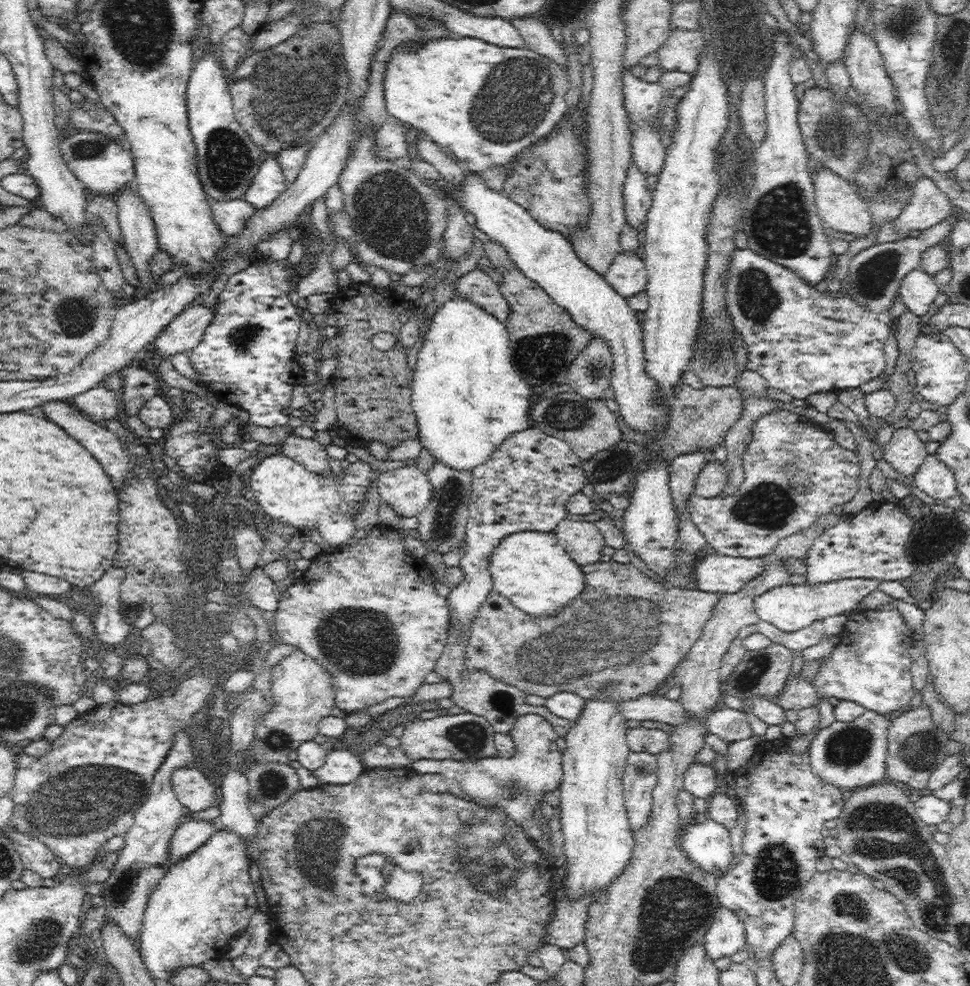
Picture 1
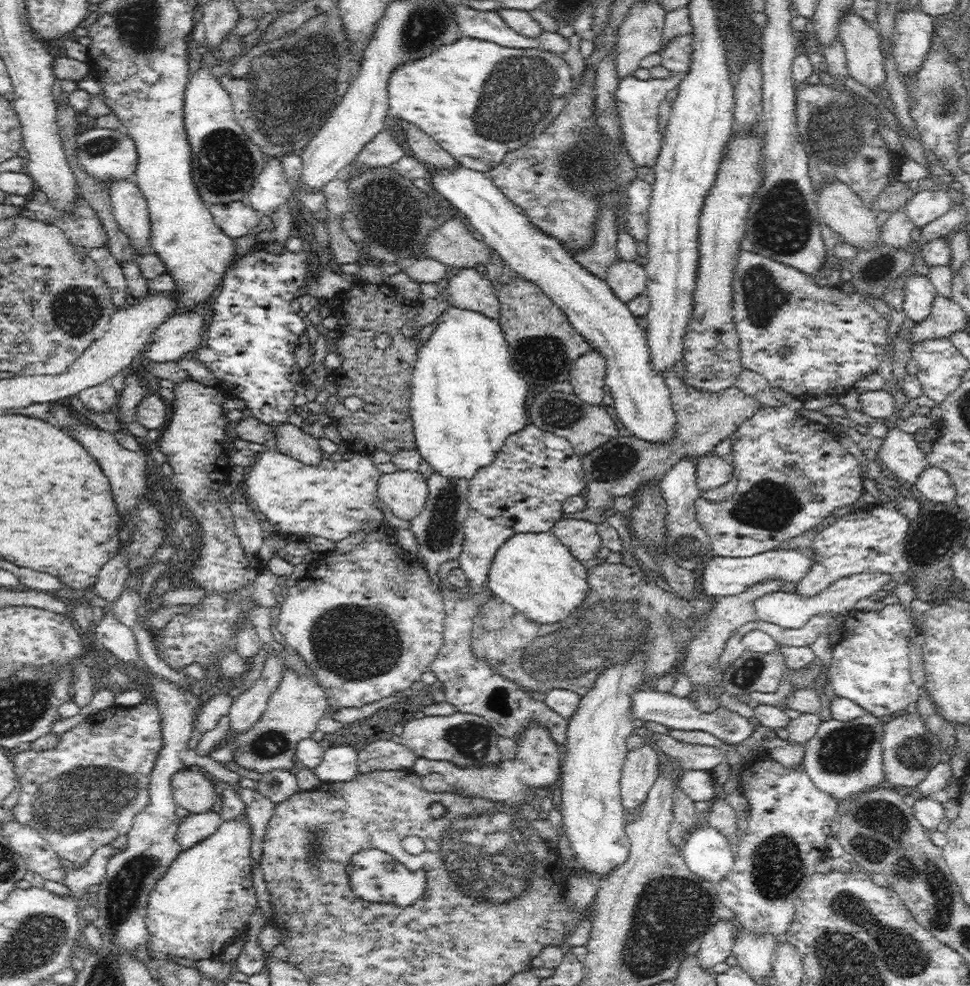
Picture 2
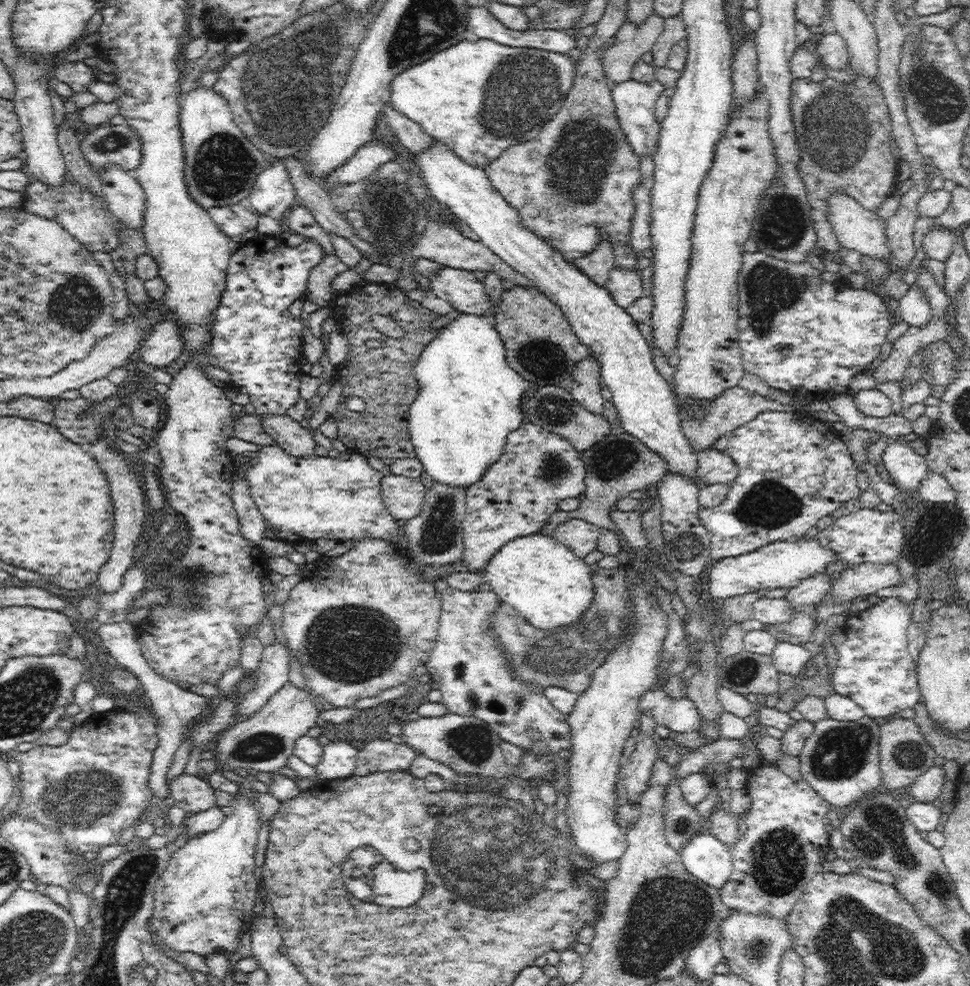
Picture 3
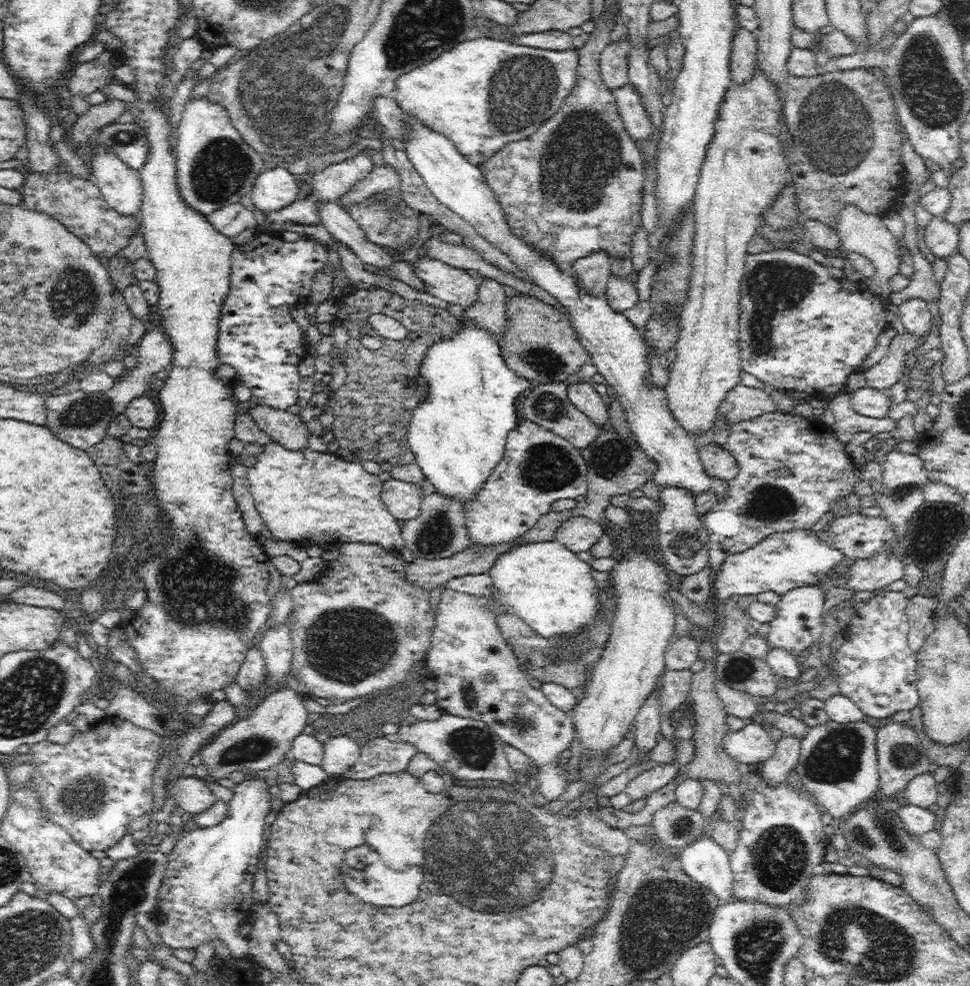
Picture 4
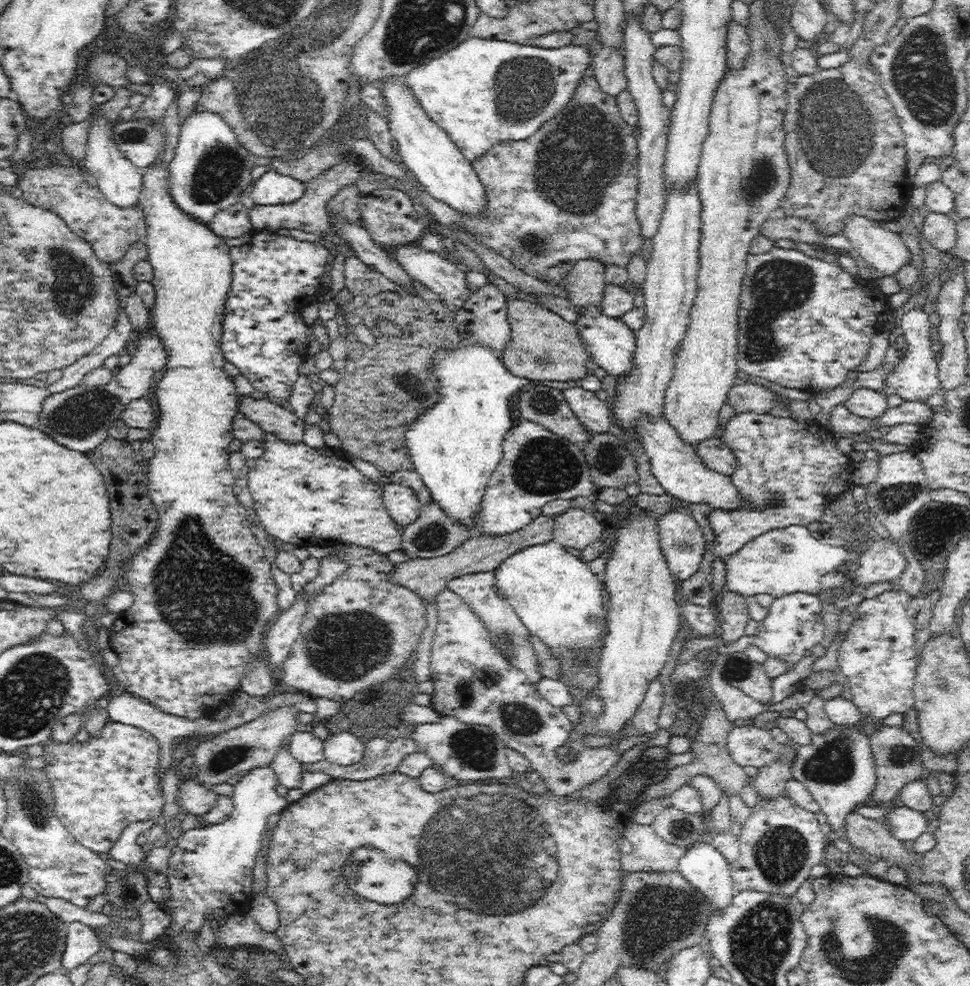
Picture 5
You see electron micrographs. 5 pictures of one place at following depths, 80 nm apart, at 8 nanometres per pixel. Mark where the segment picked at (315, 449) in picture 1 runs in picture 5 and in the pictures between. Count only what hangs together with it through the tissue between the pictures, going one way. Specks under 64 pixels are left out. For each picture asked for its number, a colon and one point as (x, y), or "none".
2: (291, 440)
3: (296, 440)
4: (288, 429)
5: (271, 417)

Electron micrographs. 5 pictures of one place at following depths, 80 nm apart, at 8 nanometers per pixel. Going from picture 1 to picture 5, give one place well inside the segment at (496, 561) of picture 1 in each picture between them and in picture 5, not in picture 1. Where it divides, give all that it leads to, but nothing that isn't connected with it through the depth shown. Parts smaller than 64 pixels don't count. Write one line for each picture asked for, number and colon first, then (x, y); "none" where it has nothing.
2: (534, 572)
3: (540, 577)
4: (553, 591)
5: (559, 600)

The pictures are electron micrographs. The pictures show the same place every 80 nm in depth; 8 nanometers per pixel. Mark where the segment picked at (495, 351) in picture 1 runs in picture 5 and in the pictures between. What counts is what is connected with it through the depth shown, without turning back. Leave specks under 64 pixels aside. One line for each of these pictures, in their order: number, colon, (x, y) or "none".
2: (466, 399)
3: (468, 400)
4: (458, 434)
5: (455, 446)

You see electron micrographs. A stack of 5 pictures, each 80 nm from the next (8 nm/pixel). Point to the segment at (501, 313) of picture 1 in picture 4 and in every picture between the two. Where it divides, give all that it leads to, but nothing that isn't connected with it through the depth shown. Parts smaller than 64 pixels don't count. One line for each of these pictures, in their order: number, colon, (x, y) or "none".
2: (468, 289)
3: (466, 293)
4: (457, 286)

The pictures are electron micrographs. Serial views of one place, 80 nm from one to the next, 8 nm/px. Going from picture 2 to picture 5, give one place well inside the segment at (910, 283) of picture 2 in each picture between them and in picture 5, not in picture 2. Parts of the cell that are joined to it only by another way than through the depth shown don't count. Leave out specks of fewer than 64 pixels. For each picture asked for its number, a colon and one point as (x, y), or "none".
3: (914, 307)
4: (914, 314)
5: (915, 377)

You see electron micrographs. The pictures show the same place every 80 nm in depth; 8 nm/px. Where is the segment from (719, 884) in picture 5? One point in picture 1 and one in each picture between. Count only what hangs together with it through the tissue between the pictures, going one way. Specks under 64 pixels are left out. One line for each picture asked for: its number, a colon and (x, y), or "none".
1: (707, 844)
2: (709, 854)
3: (705, 857)
4: (705, 862)

